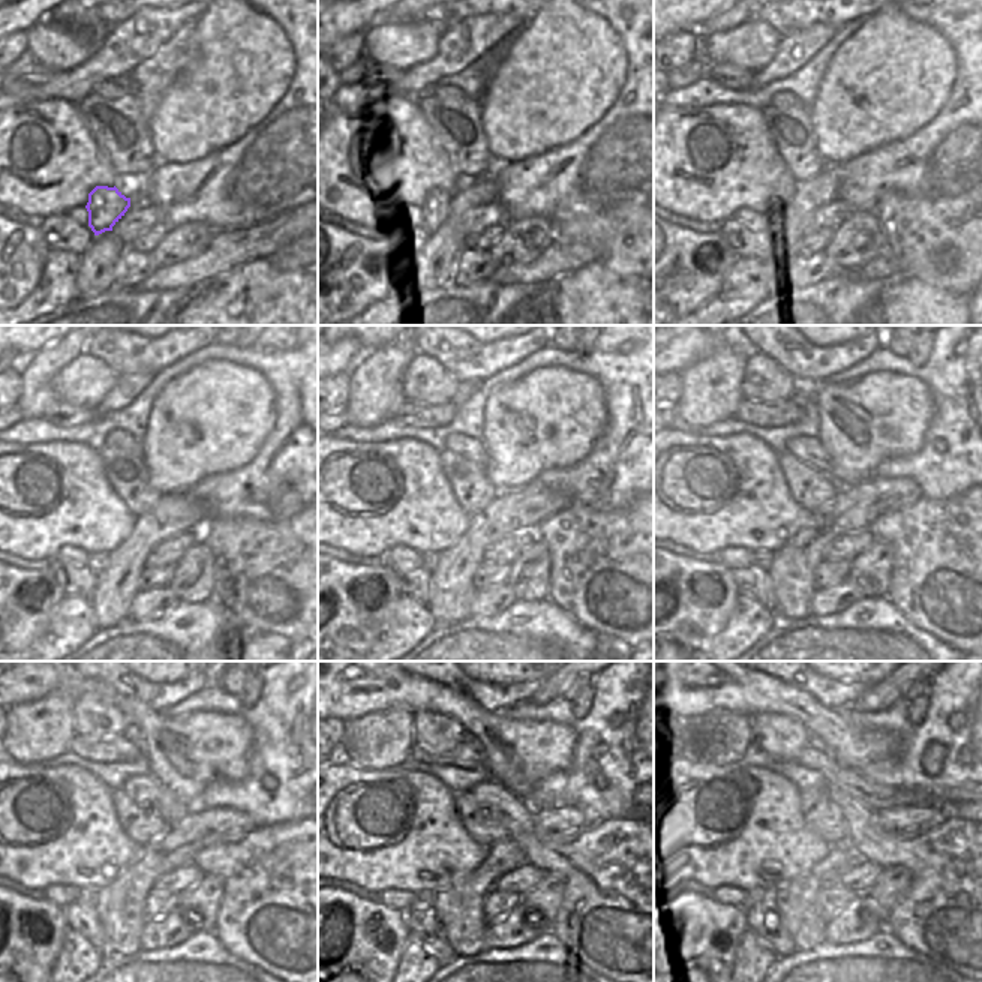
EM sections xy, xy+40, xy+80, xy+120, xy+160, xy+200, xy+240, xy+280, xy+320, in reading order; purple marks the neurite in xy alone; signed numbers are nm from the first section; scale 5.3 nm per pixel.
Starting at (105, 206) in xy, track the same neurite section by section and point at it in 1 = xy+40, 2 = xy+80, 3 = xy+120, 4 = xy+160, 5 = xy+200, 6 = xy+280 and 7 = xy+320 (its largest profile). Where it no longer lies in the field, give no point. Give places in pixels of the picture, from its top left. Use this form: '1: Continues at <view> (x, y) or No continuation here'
1: Continues at xy+40 (437, 206)
2: Continues at xy+80 (775, 215)
3: Continues at xy+120 (96, 562)
4: Continues at xy+160 (429, 559)
5: Continues at xy+200 (763, 559)
6: Continues at xy+280 (423, 898)
7: Continues at xy+320 (756, 895).

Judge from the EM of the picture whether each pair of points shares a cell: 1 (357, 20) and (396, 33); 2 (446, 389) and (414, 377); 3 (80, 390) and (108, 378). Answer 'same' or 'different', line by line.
1: different
2: same
3: same

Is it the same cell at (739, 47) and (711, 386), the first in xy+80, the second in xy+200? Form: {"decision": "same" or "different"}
{"decision": "different"}

